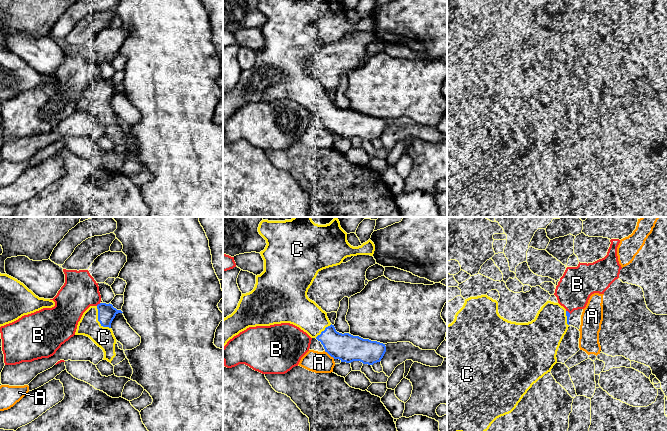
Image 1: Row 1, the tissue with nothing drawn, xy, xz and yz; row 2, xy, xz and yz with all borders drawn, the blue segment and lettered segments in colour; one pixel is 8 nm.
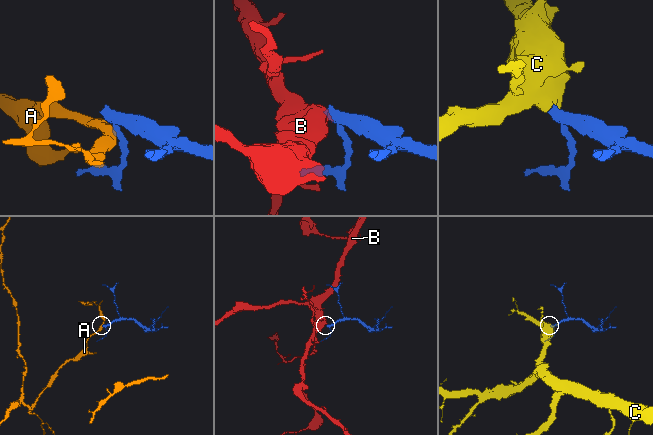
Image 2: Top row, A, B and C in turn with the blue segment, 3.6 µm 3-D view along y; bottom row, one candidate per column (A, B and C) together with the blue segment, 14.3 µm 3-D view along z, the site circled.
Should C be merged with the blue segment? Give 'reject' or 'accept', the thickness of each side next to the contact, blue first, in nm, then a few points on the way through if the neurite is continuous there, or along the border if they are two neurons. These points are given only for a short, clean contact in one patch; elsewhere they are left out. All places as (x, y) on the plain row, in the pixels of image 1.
accept; 140 nm thick on the blue side, 170 nm on the other

